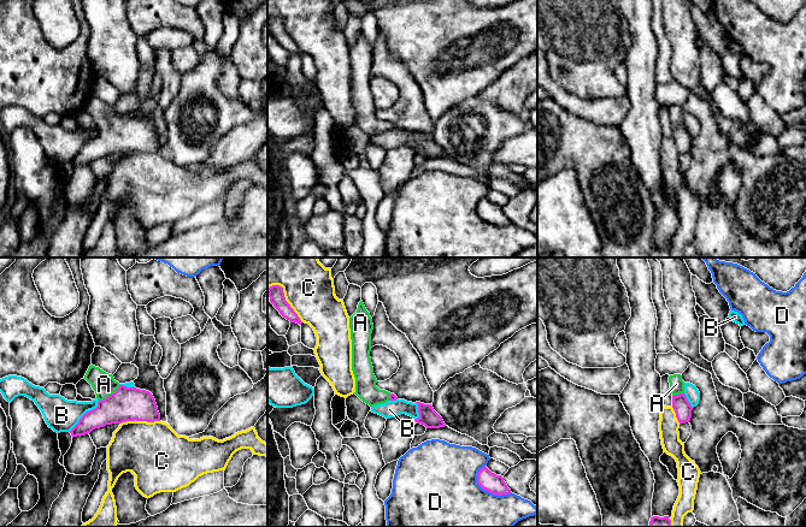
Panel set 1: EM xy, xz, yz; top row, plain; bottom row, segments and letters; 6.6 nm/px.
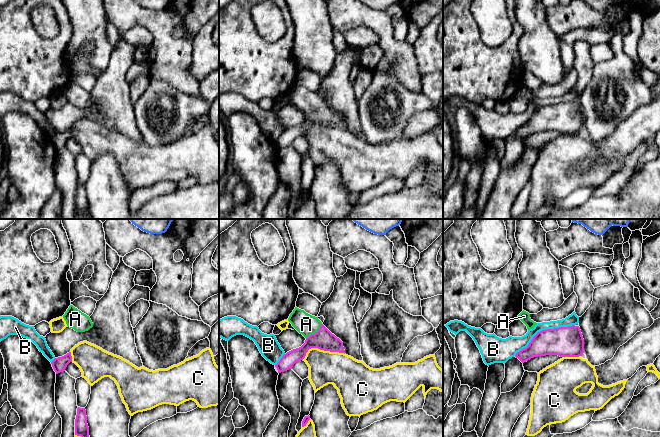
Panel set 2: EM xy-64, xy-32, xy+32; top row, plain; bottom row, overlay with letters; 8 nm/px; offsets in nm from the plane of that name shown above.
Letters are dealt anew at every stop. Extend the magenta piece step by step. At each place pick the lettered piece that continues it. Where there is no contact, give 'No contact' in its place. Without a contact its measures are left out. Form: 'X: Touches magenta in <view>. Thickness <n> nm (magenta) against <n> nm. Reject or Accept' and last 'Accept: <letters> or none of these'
A: Touches magenta in xy. Thickness 220 nm (magenta) against 160 nm. Accept
B: Touches magenta in xy. Thickness 200 nm (magenta) against 220 nm. Reject
C: Touches magenta in xy. Thickness 220 nm (magenta) against 400 nm. Reject
D: Touches magenta in xz. Thickness 130 nm (magenta) against 500 nm. Reject
Accept: A

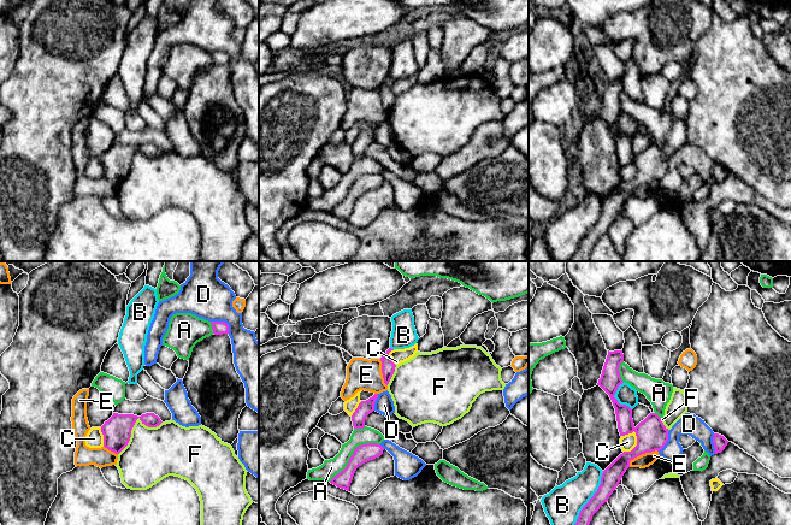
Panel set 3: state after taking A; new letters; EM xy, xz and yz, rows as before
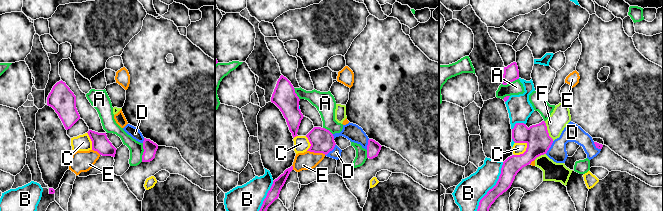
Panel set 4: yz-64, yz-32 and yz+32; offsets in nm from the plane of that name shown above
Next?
A: Touches magenta in xz. Thickness 120 nm (magenta) against 120 nm. Reject
B: Touches magenta in yz. Thickness 130 nm (magenta) against 240 nm. Reject
C: Touches magenta in yz. Thickness 200 nm (magenta) against 110 nm. Reject
D: Touches magenta in xy. Thickness 90 nm (magenta) against 300 nm. Reject
E: Touches magenta in yz. Thickness 200 nm (magenta) against 90 nm. Reject
F: Touches magenta in xy. Thickness 190 nm (magenta) against 360 nm. Reject
Accept: none of these

